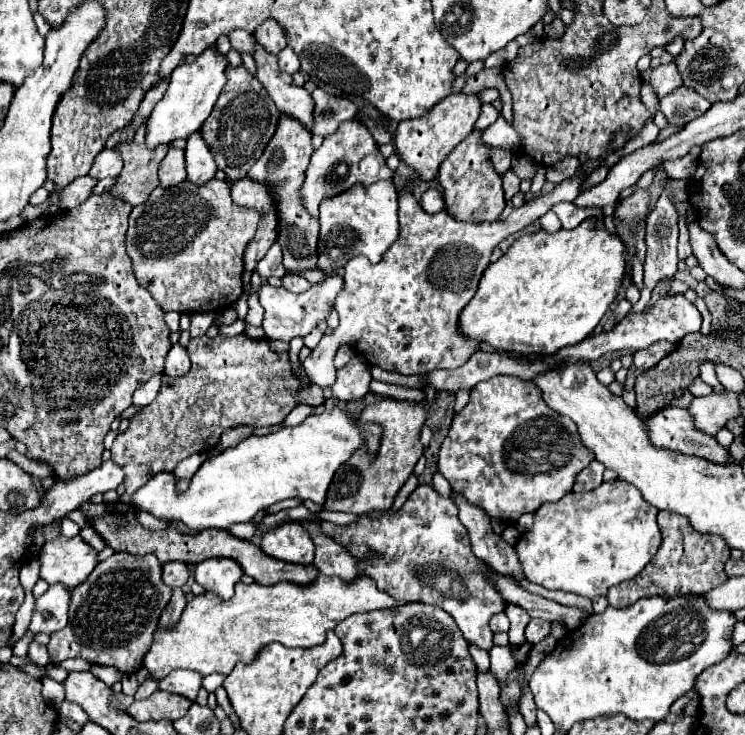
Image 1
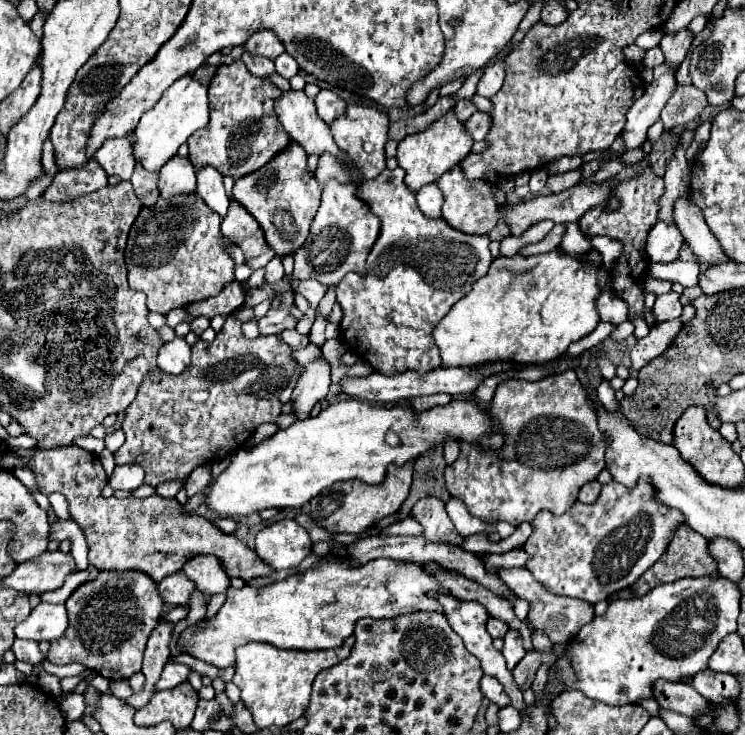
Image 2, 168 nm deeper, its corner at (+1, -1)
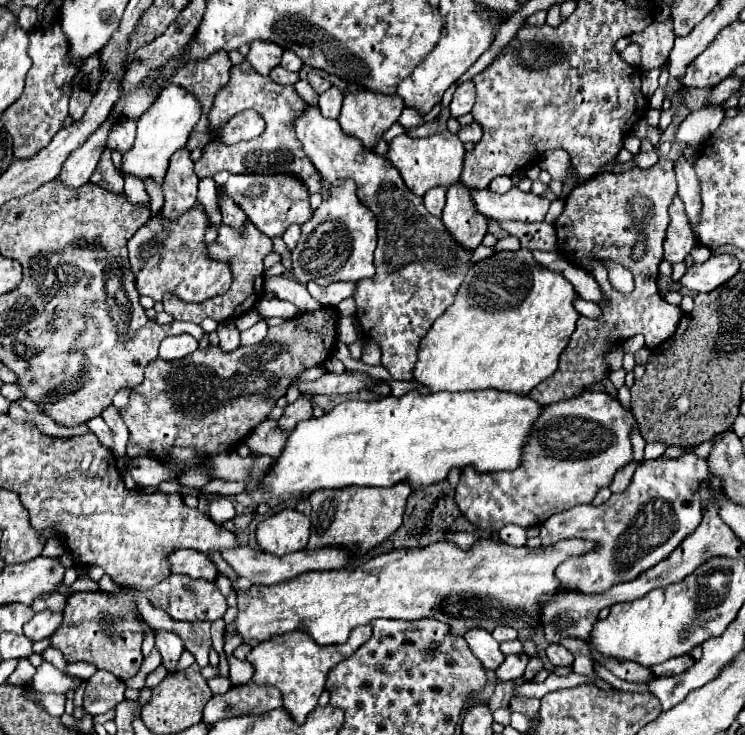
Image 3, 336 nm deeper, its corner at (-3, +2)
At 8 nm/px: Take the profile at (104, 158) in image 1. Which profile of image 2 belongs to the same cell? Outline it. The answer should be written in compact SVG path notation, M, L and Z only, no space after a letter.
M124 137L122 139L106 139L104 145L100 147L100 151L96 151L94 159L100 163L100 167L104 167L104 171L108 175L116 175L124 181L130 181L136 161L134 161L130 143Z

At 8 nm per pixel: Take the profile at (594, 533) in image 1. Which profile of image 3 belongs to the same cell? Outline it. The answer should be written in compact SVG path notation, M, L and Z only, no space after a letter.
M692 452L682 454L678 458L658 458L658 460L644 460L634 474L632 484L622 494L612 494L602 506L592 504L578 504L572 510L560 512L556 516L550 516L540 526L540 538L542 546L556 544L564 538L584 538L598 544L598 548L592 554L584 554L578 558L570 558L562 562L556 568L556 576L562 584L568 584L572 590L578 588L582 594L602 594L610 590L618 582L630 582L660 560L668 558L672 550L688 536L692 534L698 524L702 522L702 500L698 488L710 480L708 462L706 458L700 458Z

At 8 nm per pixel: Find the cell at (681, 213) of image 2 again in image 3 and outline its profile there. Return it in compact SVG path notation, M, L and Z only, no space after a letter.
M680 156L676 160L674 168L676 168L676 178L678 178L678 196L684 200L686 214L688 214L690 222L696 224L698 218L700 218L700 208L702 208L700 180L694 172L694 166L684 156Z

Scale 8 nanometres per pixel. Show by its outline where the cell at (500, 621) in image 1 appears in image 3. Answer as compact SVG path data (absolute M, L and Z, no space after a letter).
M498 626L492 636L498 640L498 642L508 642L508 640L516 640L518 638L518 632L514 628L508 628L508 626Z

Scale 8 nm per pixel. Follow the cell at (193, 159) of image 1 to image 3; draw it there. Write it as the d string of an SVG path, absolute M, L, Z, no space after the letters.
M222 194L220 200L222 200L222 208L220 208L220 212L222 212L222 222L228 224L230 228L234 228L236 232L242 232L244 226L246 226L246 222L248 222L246 214L242 212L242 208L238 208L226 194Z

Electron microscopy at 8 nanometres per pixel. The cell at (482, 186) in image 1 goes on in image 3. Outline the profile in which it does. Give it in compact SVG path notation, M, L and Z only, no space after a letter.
M454 184L448 188L442 222L452 238L466 250L478 248L484 234L488 232L488 218L480 216L480 212L474 210L470 190L462 184Z

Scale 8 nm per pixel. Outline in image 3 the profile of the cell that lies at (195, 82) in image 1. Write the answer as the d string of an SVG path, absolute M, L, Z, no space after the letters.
M168 86L162 90L162 94L156 98L156 102L138 118L138 134L136 134L136 142L130 148L130 152L126 152L122 156L122 164L120 164L120 174L122 176L136 176L138 180L156 180L158 184L162 184L164 180L164 172L168 170L168 160L170 156L184 148L188 142L188 136L192 132L192 128L196 126L196 122L200 120L200 102L196 102L196 98L192 94L188 94L184 88L180 86Z

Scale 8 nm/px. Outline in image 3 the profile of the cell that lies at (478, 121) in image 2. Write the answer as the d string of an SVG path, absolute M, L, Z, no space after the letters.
M472 122L470 126L464 126L458 136L460 136L462 142L472 142L472 144L476 144L476 142L480 142L480 138L482 138L482 128L480 128L478 122Z

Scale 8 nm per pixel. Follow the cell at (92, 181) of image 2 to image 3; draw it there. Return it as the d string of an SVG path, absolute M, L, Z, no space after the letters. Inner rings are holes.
M106 148L106 150L102 152L102 158L100 158L98 166L96 166L96 174L94 174L90 180L92 180L94 184L98 184L100 188L110 190L110 192L117 194L124 192L124 188L122 188L122 176L120 176L120 172L114 168L112 158L110 158L110 148ZM98 172L102 172L102 180L96 178Z

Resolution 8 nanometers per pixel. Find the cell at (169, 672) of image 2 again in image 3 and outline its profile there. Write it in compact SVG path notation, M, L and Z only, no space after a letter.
M154 630L154 636L156 636L156 648L162 654L162 664L168 668L168 672L172 672L184 650L184 642L178 634L168 630Z

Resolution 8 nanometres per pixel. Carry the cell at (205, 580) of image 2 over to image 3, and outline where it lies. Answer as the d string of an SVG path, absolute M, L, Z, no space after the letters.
M176 550L168 556L170 568L174 574L184 574L192 578L206 578L206 580L216 580L216 566L214 562L198 550Z

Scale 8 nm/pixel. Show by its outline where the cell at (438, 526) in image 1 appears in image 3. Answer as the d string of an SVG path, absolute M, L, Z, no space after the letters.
M470 630L466 636L466 642L470 650L478 656L482 666L486 670L496 670L504 662L504 654L500 652L500 644L492 638L490 632L486 630Z

